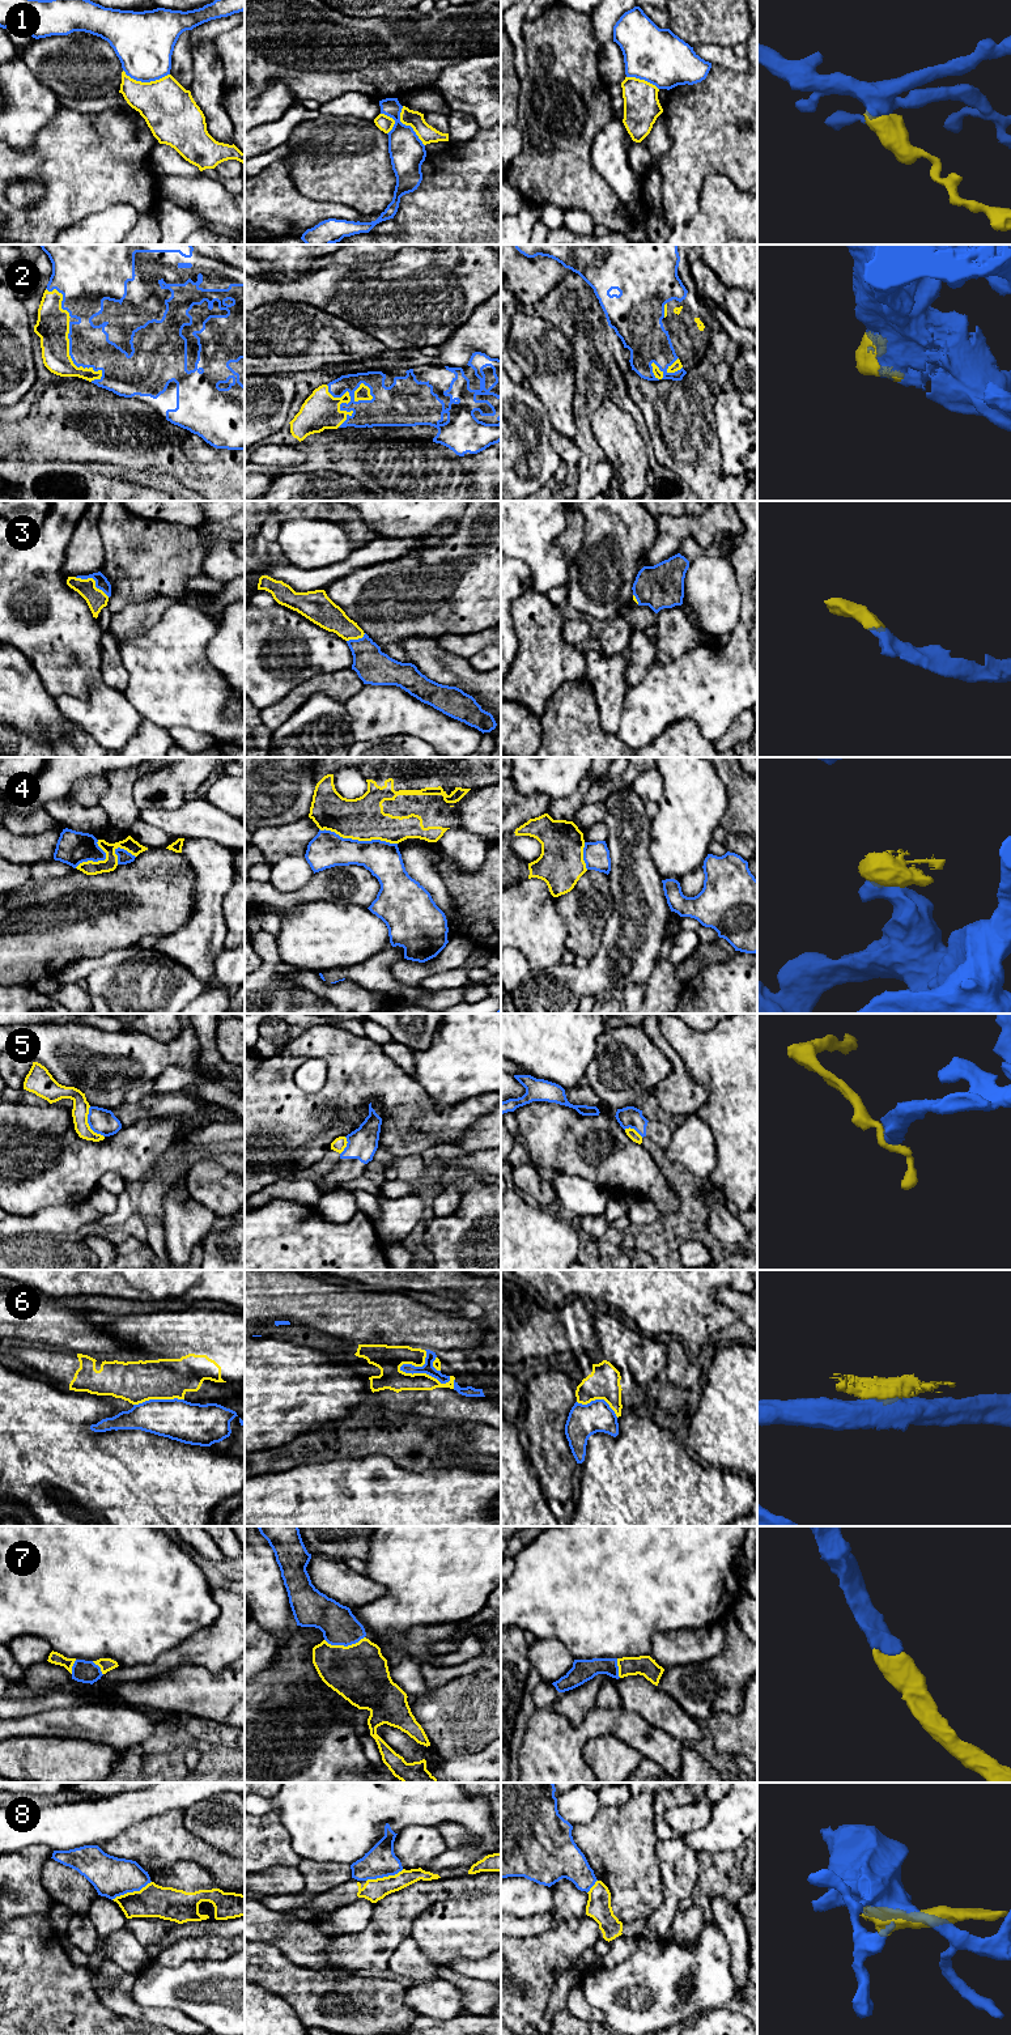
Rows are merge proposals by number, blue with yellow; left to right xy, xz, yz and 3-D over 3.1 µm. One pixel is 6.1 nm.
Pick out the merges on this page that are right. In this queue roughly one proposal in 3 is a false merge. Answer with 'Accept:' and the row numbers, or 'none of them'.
Accept: 2, 3, 7

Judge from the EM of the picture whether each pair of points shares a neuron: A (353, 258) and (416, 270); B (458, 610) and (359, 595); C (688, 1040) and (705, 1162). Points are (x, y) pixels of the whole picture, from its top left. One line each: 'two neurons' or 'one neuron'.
A: two neurons
B: one neuron
C: two neurons

